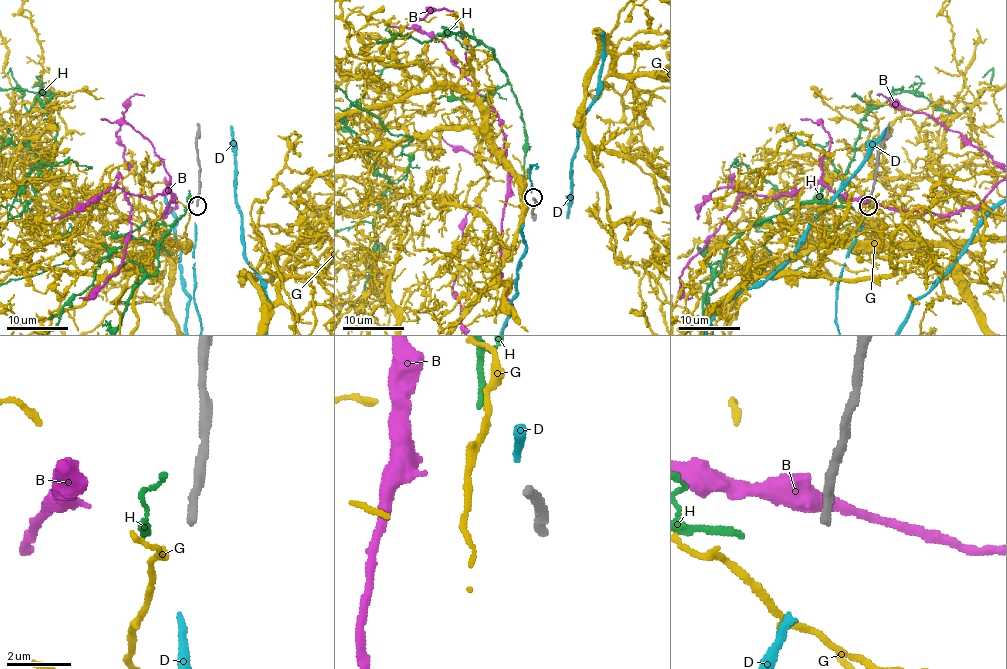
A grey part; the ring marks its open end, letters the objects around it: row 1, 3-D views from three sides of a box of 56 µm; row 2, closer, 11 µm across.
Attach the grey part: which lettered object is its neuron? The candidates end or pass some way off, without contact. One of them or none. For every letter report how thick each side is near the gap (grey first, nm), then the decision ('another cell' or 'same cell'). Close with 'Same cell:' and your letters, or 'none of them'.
B: 280 nm thick on the grey side, 440 nm on the other; another cell
D: 280 nm thick on the grey side, 220 nm on the other; same cell
G: 280 nm thick on the grey side, 200 nm on the other; another cell
H: 280 nm thick on the grey side, 200 nm on the other; another cell
Same cell: D

